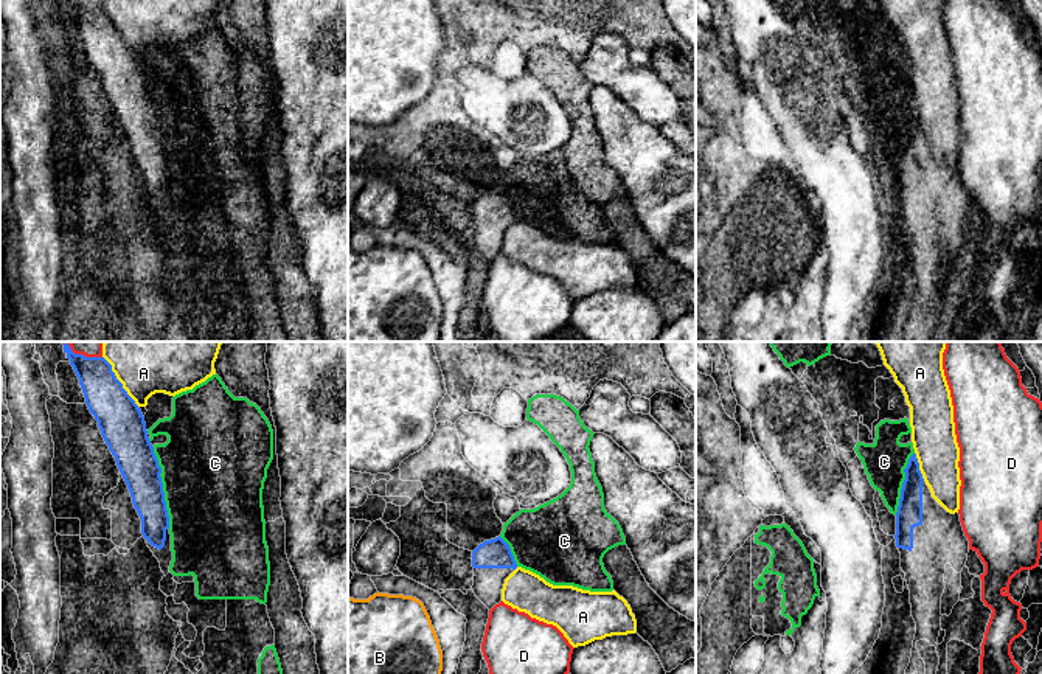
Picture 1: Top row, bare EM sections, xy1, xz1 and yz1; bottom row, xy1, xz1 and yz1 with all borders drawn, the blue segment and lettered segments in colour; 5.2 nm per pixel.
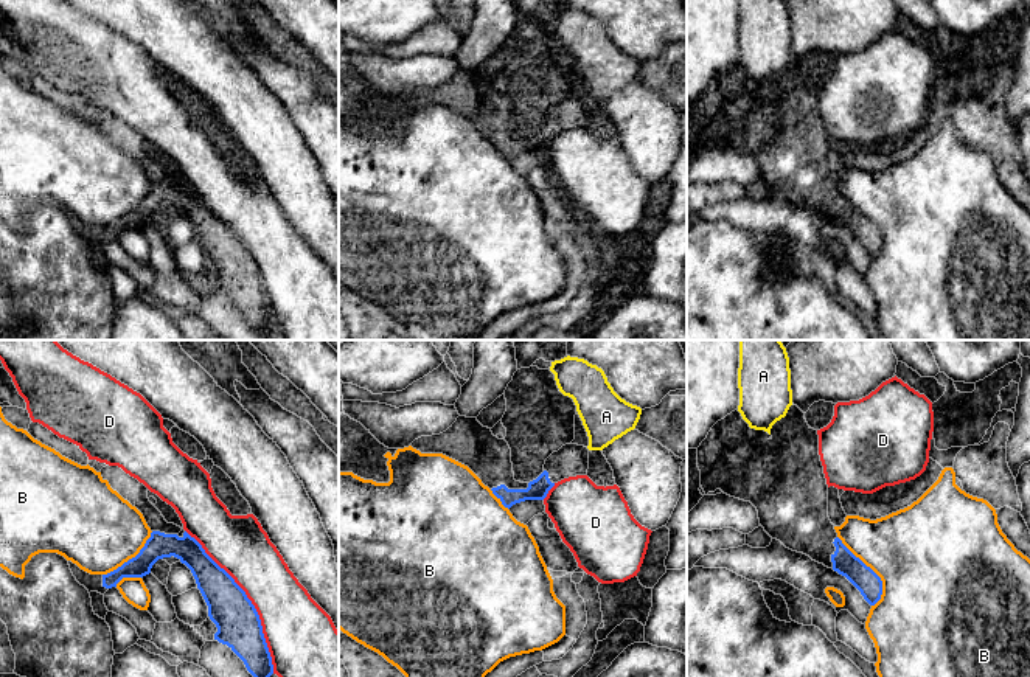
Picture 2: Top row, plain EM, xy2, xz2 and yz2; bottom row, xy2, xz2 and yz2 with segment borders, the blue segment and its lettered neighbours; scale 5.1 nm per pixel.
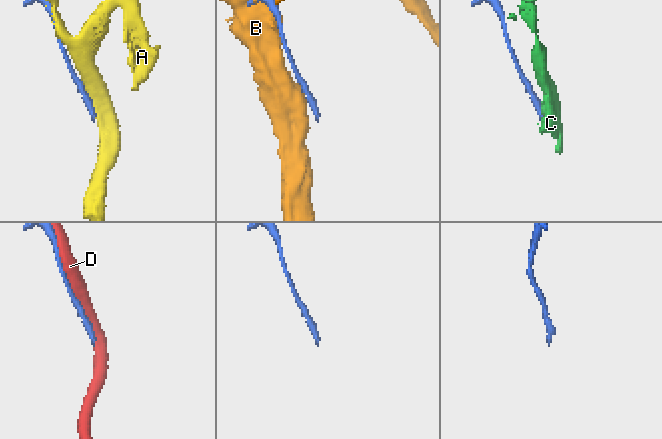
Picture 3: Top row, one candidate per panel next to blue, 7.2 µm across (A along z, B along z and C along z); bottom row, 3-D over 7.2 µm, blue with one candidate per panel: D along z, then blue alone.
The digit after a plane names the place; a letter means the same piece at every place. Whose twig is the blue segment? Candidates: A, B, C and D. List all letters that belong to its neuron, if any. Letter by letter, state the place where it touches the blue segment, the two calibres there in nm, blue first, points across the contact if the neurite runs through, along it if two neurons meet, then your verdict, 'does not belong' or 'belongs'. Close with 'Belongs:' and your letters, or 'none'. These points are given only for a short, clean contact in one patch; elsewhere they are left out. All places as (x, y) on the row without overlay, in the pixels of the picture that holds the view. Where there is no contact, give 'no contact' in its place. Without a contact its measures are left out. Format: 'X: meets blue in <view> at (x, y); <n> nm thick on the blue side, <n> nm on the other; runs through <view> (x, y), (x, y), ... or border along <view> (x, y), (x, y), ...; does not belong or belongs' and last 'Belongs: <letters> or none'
A: meets blue in xy1 at (118, 33); 240 nm thick on the blue side, 260 nm on the other; does not belong
B: meets blue in yz2 at (872, 222); 130 nm thick on the blue side, 460 nm on the other; does not belong
C: meets blue in xy1 at (162, 140); 200 nm thick on the blue side, 480 nm on the other; does not belong
D: meets blue in xy2 at (250, 253); 220 nm thick on the blue side, 320 nm on the other; does not belong
Belongs: none

